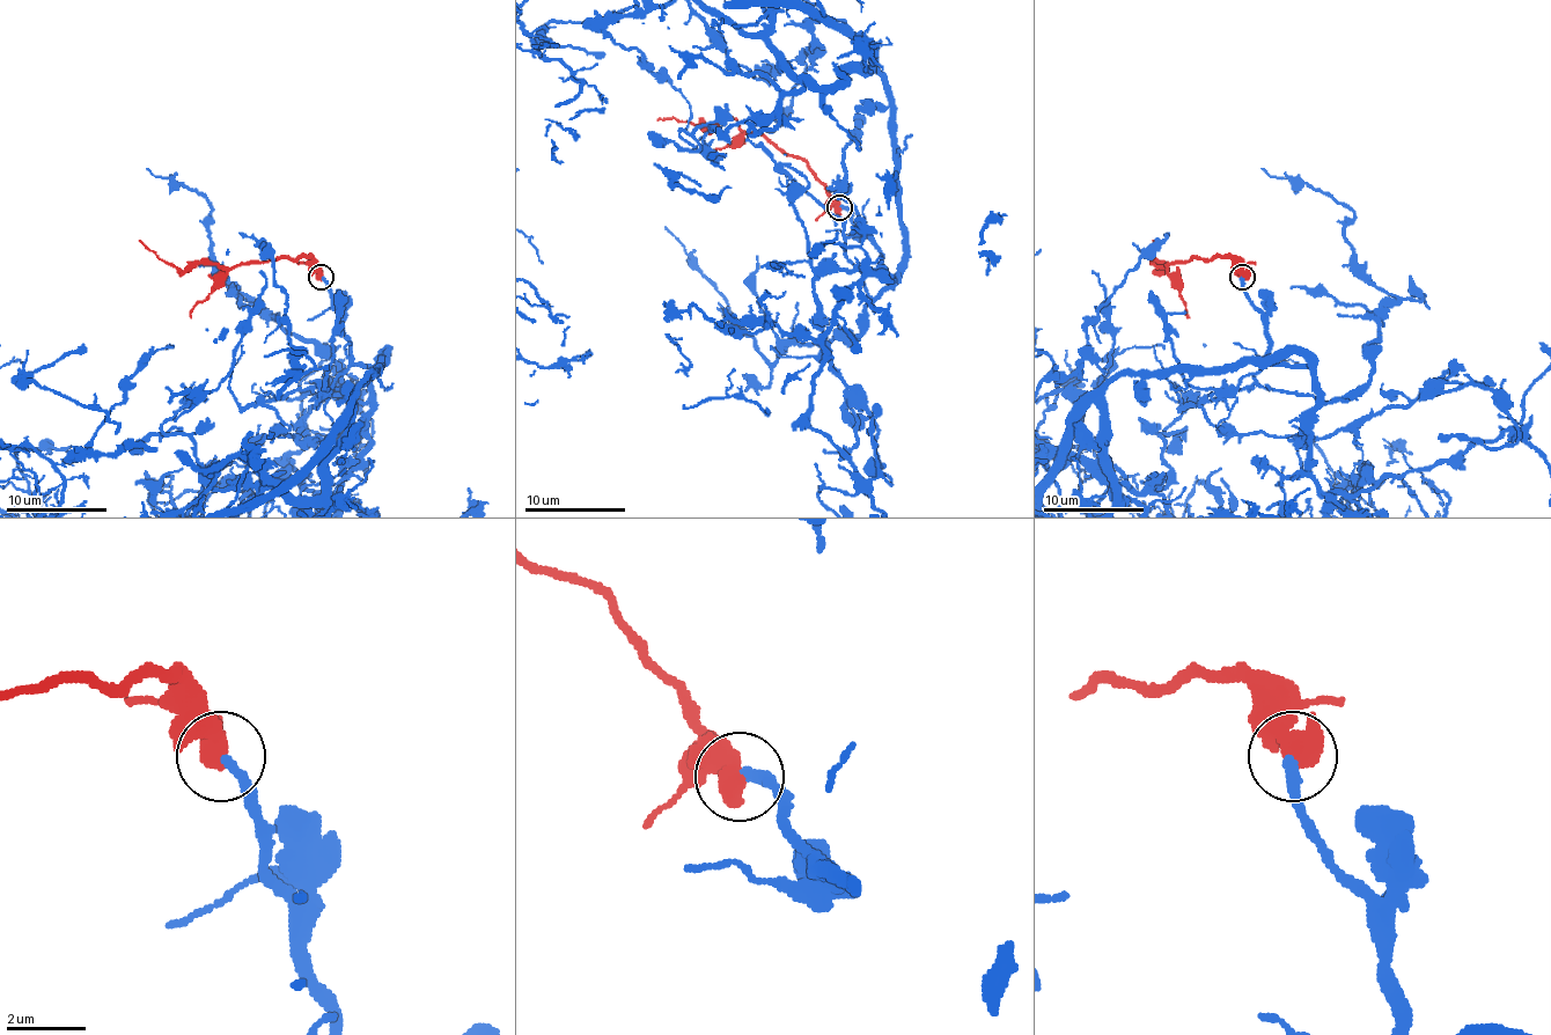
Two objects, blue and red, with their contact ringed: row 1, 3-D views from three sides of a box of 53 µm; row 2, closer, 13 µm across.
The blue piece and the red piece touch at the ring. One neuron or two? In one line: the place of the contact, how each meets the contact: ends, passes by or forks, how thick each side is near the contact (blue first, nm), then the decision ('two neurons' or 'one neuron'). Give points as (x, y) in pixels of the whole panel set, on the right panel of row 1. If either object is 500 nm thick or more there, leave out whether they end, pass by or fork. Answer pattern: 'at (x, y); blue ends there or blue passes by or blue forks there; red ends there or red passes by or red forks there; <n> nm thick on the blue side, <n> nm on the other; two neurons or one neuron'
at (1242, 277); 280 nm thick on the blue side, 650 nm on the other; one neuron

